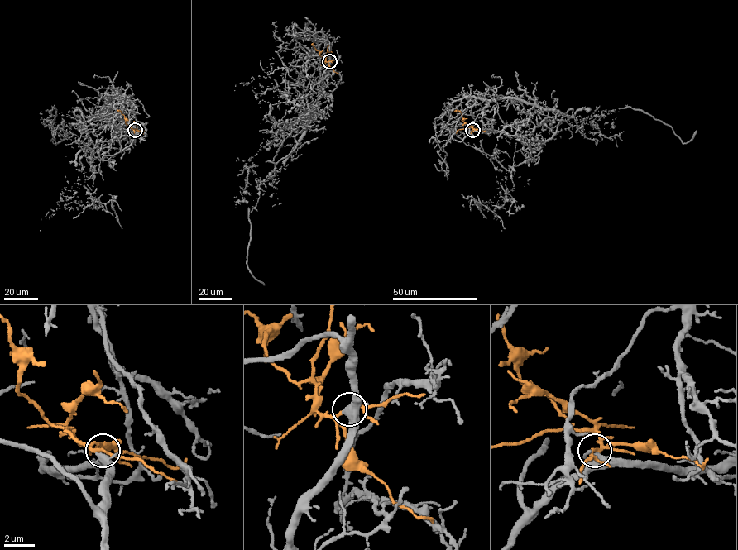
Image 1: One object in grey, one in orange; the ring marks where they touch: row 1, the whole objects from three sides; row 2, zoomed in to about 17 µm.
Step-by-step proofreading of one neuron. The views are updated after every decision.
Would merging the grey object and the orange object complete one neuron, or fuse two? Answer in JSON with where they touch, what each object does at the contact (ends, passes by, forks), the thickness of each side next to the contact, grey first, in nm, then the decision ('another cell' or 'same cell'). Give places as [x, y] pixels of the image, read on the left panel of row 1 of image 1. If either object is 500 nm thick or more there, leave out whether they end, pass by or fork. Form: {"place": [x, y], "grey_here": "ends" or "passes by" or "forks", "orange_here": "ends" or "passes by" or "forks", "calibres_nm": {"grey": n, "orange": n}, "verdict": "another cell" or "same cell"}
{"place": [135, 130], "grey_here": "passes by", "orange_here": "passes by", "calibres_nm": {"grey": 440, "orange": 190}, "verdict": "same cell"}

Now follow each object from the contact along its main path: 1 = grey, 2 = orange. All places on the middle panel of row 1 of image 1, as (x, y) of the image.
1: (329, 61), (295, 147), (272, 163), (284, 141), (273, 97), (310, 89), (305, 63), (272, 69), (275, 51)
2: (329, 61), (326, 61), (316, 50), (313, 43)

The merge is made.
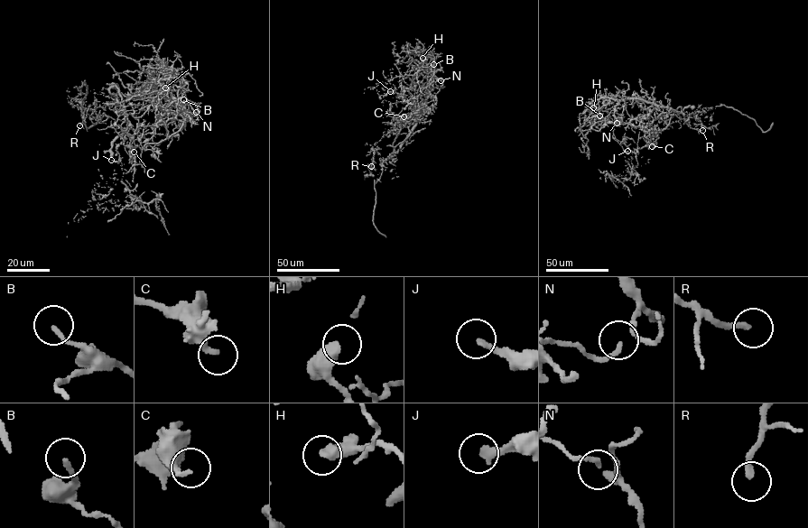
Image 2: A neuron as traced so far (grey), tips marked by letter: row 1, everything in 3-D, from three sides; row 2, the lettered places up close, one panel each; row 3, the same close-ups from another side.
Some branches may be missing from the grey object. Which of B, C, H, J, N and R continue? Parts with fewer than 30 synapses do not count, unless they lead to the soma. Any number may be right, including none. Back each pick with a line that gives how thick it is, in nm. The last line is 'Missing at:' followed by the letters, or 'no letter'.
C: 190 nm thick
J: 260 nm thick
R: 220 nm thick
Missing at: C, J, R

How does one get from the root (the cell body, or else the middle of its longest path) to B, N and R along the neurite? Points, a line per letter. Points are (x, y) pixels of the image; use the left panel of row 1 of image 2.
B: (110, 92), (134, 99), (144, 96), (162, 112), (159, 120), (159, 114), (183, 113), (180, 107), (183, 99)
N: (110, 92), (134, 99), (144, 96), (162, 112), (159, 120), (159, 114), (188, 115), (196, 112)
R: (110, 92), (116, 87), (114, 96), (94, 96), (98, 115), (89, 105), (80, 106), (79, 125)

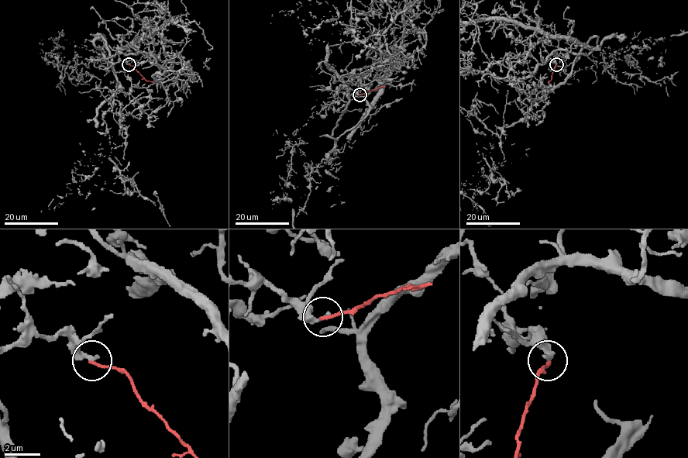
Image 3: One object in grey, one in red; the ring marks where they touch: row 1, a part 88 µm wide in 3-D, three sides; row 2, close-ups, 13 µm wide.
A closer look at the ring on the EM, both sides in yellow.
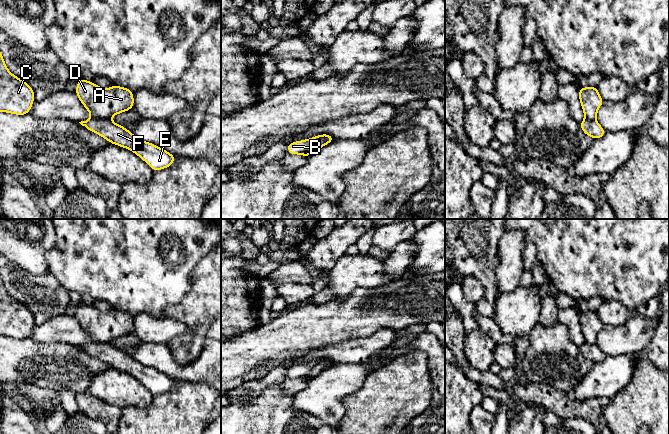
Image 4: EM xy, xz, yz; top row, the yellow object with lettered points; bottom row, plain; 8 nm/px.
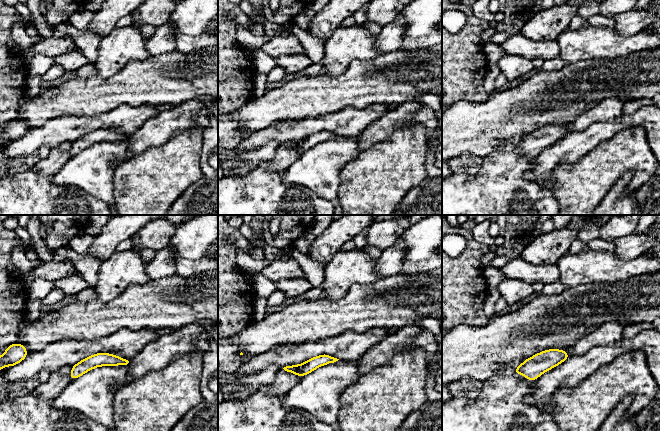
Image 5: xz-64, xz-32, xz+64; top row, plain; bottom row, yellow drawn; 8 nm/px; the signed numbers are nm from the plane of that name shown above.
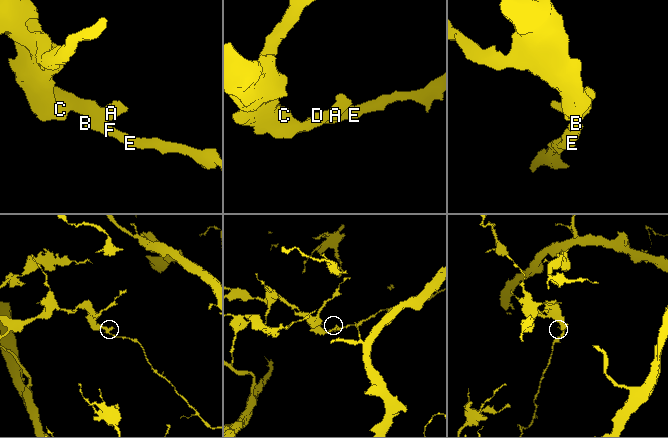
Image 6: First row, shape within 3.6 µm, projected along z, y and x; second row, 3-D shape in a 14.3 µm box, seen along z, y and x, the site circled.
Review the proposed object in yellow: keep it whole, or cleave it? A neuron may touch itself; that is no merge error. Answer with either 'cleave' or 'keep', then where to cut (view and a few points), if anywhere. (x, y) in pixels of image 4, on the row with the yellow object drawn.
cleave; cut xz (333, 139), (318, 138), (309, 150)

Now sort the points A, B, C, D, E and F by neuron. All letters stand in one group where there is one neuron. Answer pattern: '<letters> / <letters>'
A C D / B E F

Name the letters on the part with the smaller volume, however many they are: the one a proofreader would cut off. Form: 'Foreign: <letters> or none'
Foreign: B, E, F

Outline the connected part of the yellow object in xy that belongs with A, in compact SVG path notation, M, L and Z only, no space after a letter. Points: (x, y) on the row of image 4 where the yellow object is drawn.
M81 77L75 92L95 119L110 119L113 115L133 109L134 92L128 88L113 85L103 89Z

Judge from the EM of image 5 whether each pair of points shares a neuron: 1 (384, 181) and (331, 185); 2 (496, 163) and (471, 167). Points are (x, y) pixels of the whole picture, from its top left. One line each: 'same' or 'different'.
1: different
2: different

